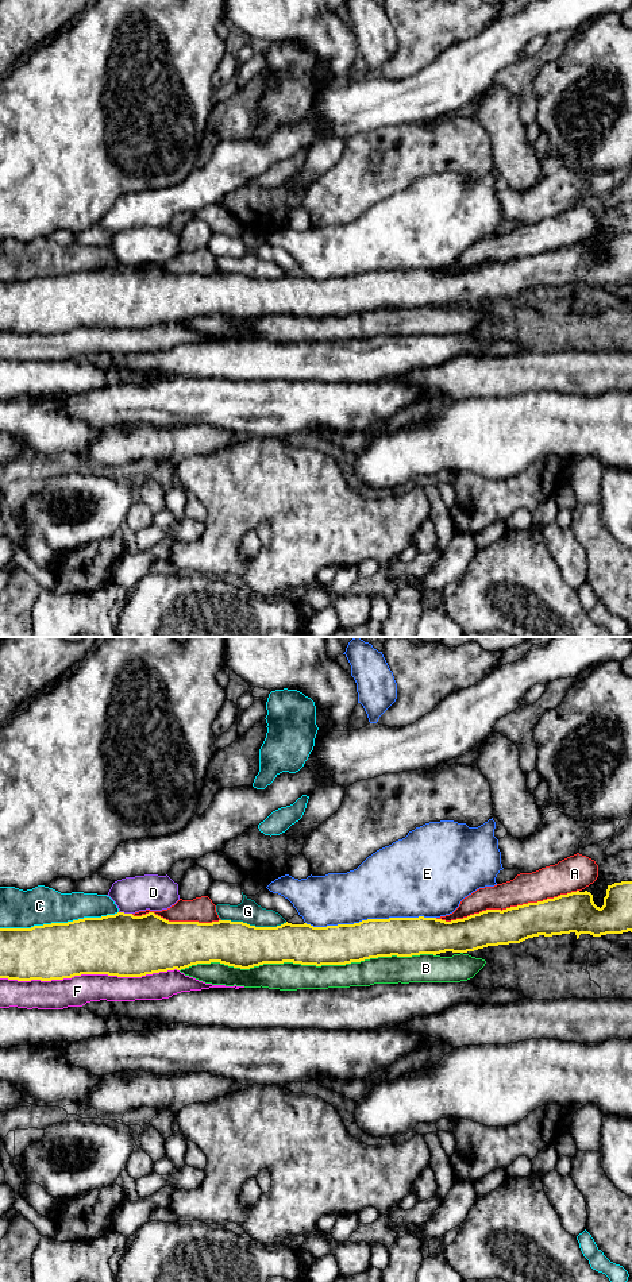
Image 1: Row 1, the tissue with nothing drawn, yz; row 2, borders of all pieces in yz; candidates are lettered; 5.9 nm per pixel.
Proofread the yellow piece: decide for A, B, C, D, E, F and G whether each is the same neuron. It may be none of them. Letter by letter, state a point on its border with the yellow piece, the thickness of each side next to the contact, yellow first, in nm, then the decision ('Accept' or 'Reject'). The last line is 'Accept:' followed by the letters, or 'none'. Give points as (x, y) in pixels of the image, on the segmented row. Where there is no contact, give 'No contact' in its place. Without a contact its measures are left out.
A: Touches yellow at yz (507, 908). Thickness 220 nm (yellow) against 180 nm. Reject
B: Touches yellow at yz (307, 964). Thickness 240 nm (yellow) against 170 nm. Accept
C: Touches yellow at yz (58, 923). Thickness 340 nm (yellow) against 220 nm. Reject
D: Touches yellow at yz (126, 914). Thickness 380 nm (yellow) against 220 nm. Reject
E: Touches yellow at yz (370, 919). Thickness 240 nm (yellow) against 420 nm. Reject
F: Touches yellow at yz (89, 973). Thickness 380 nm (yellow) against 180 nm. Reject
G: Touches yellow at yz (254, 926). Thickness 280 nm (yellow) against 140 nm. Reject
Accept: B

